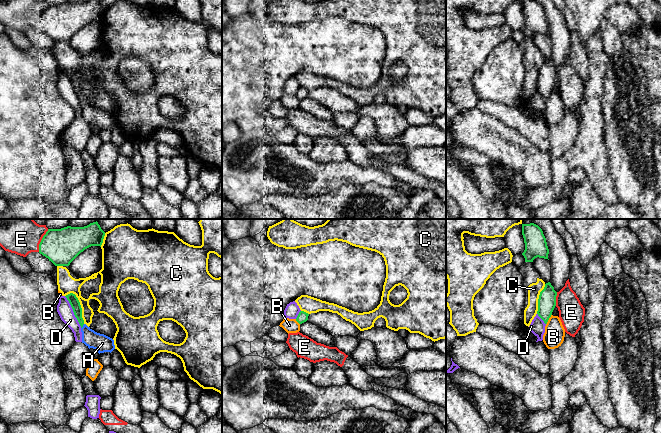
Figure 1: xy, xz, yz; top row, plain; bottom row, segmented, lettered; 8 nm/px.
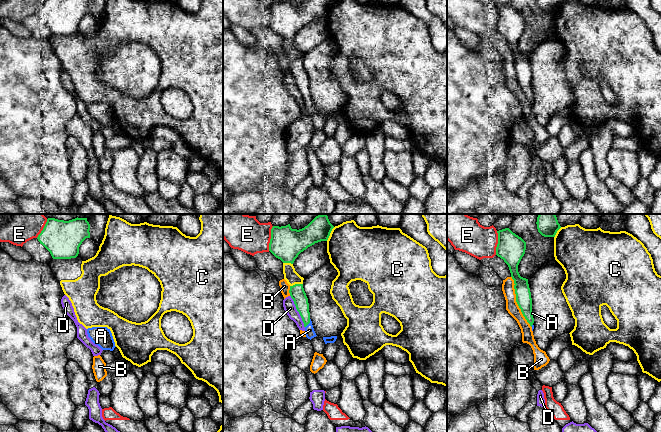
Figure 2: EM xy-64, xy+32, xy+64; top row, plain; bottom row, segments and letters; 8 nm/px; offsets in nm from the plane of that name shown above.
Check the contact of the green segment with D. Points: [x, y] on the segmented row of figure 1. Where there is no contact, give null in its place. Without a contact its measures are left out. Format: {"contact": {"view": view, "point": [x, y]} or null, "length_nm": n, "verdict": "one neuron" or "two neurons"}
{"contact": {"view": "xy", "point": [73, 311]}, "length_nm": 300, "verdict": "two neurons"}

